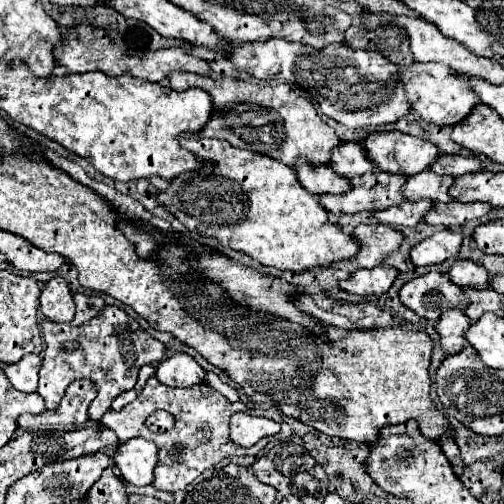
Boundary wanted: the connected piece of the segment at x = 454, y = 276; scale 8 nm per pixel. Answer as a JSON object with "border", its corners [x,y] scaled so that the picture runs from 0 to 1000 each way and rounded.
{"border":[[[905,516],[889,548],[909,567],[933,567],[933,571],[952,571],[952,575],[972,571],[968,536],[956,524],[944,524],[937,516]]]}

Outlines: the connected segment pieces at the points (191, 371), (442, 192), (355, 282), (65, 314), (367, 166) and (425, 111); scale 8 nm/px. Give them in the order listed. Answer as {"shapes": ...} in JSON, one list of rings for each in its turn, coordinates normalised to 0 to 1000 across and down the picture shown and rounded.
{"shapes":[[[[345,702],[321,714],[310,730],[310,750],[333,766],[381,766],[401,758],[409,738],[373,702]]],[[[845,337],[837,345],[813,349],[802,369],[802,389],[813,401],[829,401],[837,393],[853,393],[861,401],[901,401],[905,393],[893,393],[893,369],[901,365],[901,353],[869,349],[857,337]]],[[[746,528],[734,536],[706,536],[690,556],[675,560],[675,571],[714,587],[758,587],[774,575],[794,540],[778,528]]],[[[107,548],[79,579],[79,615],[107,639],[139,639],[147,631],[147,591],[127,548]]],[[[679,282],[671,294],[659,298],[659,337],[683,353],[702,353],[718,349],[734,337],[746,337],[742,321],[730,313],[722,290],[710,282]]],[[[825,123],[825,131],[798,135],[794,155],[806,179],[806,194],[813,202],[813,218],[825,222],[837,238],[857,246],[901,250],[917,234],[925,234],[937,222],[937,214],[952,202],[948,190],[929,171],[929,151],[897,139],[893,131],[877,131],[861,123],[849,123],[849,127]]]]}

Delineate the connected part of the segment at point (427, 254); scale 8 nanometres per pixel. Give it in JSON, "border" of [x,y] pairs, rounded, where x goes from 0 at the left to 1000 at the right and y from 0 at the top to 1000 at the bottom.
{"border":[[[877,456],[877,460],[865,460],[861,468],[837,476],[833,484],[817,488],[813,512],[825,528],[873,524],[889,512],[909,512],[913,488],[917,488],[917,460]]]}

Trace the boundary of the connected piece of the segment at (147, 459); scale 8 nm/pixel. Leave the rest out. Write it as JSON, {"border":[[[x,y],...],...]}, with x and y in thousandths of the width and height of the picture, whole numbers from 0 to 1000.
{"border":[[[258,869],[230,889],[226,921],[250,956],[294,964],[302,960],[302,933],[313,921],[313,889],[286,869]]]}

